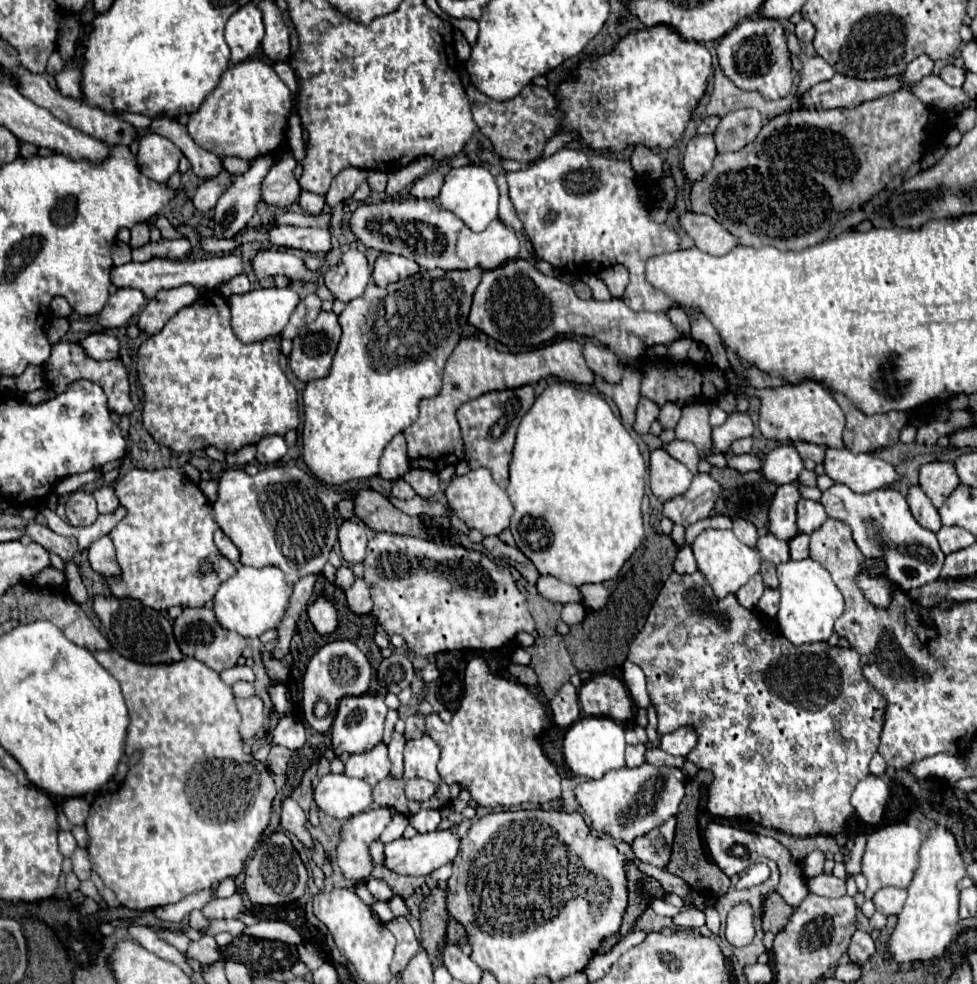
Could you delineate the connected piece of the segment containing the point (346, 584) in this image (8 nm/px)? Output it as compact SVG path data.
M340 566L340 568L336 570L334 584L340 586L342 590L348 590L348 588L352 586L352 582L354 582L354 574L352 574L352 570L350 570L348 566Z

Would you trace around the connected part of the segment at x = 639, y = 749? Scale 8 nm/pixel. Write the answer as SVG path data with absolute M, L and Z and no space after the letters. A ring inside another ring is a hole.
M646 744L626 746L626 766L636 768L636 766L644 764L644 752L646 752Z

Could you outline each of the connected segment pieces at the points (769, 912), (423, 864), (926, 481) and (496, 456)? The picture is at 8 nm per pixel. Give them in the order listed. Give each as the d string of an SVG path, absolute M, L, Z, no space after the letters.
M770 894L768 900L764 902L764 916L762 916L762 928L766 932L774 932L778 934L786 924L788 920L792 918L796 910L792 906L788 906L784 902L784 898L780 898L780 894Z
M448 830L432 834L416 834L414 838L398 838L384 846L384 868L396 874L426 876L448 864L458 854L460 840Z
M950 462L922 464L918 480L920 480L920 488L926 492L926 496L932 500L936 508L940 508L940 502L944 502L952 494L952 490L960 486L956 468Z
M530 384L520 388L506 388L506 390L494 390L488 394L482 394L480 398L474 398L466 404L462 404L456 412L462 440L464 440L464 460L470 468L488 468L494 476L494 480L506 488L508 486L508 464L512 460L512 448L516 438L516 428L524 414L534 404L534 388Z

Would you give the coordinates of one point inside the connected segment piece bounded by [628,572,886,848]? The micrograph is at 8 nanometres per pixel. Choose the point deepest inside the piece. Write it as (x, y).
(786, 752)

